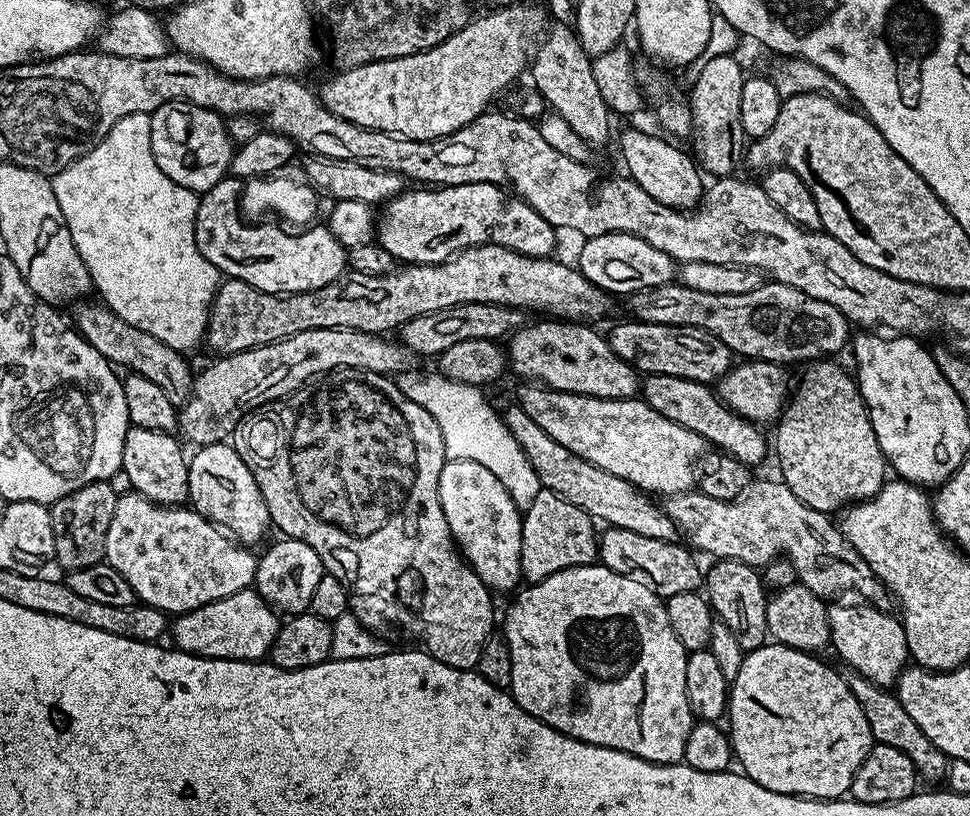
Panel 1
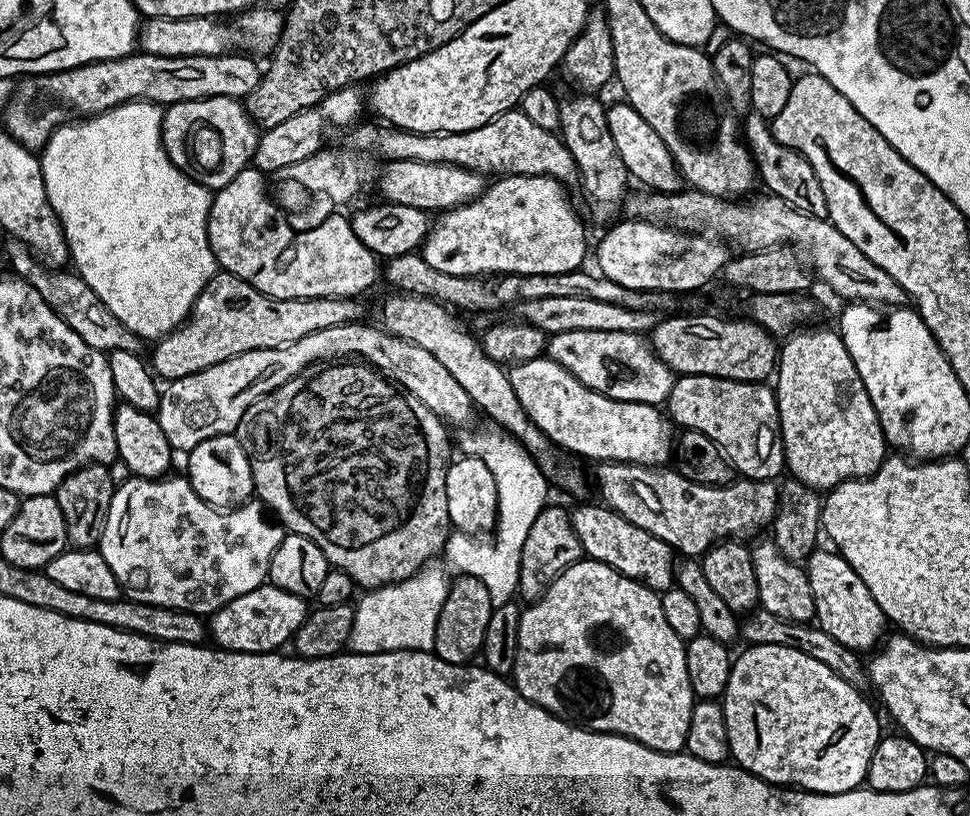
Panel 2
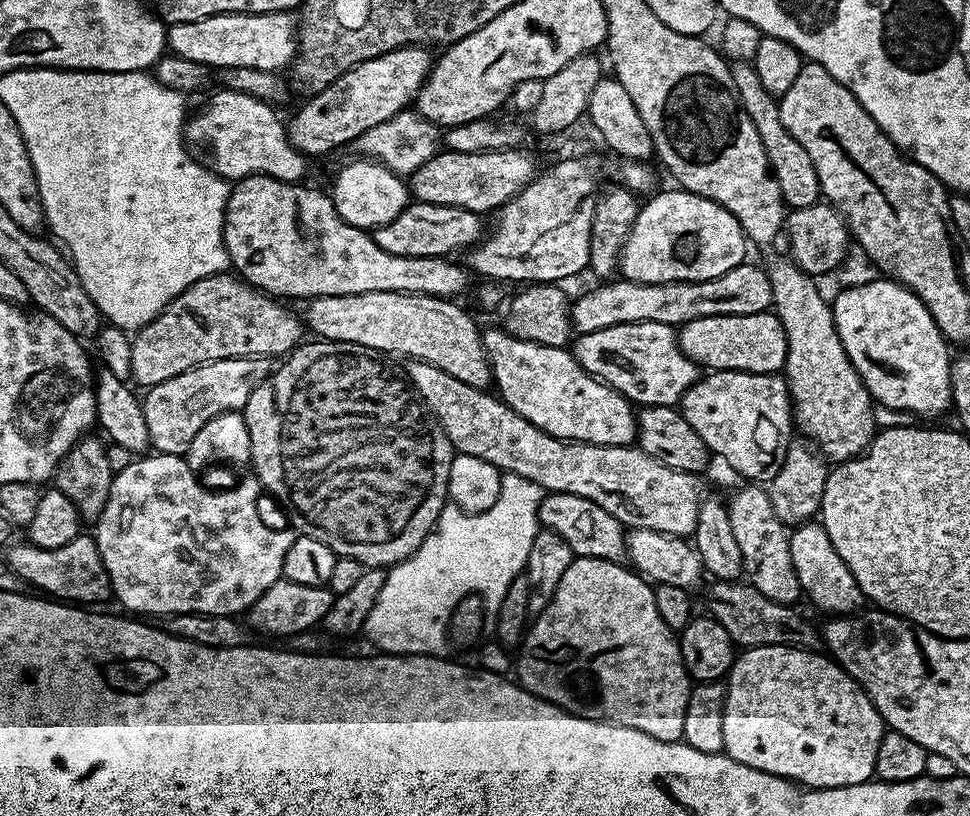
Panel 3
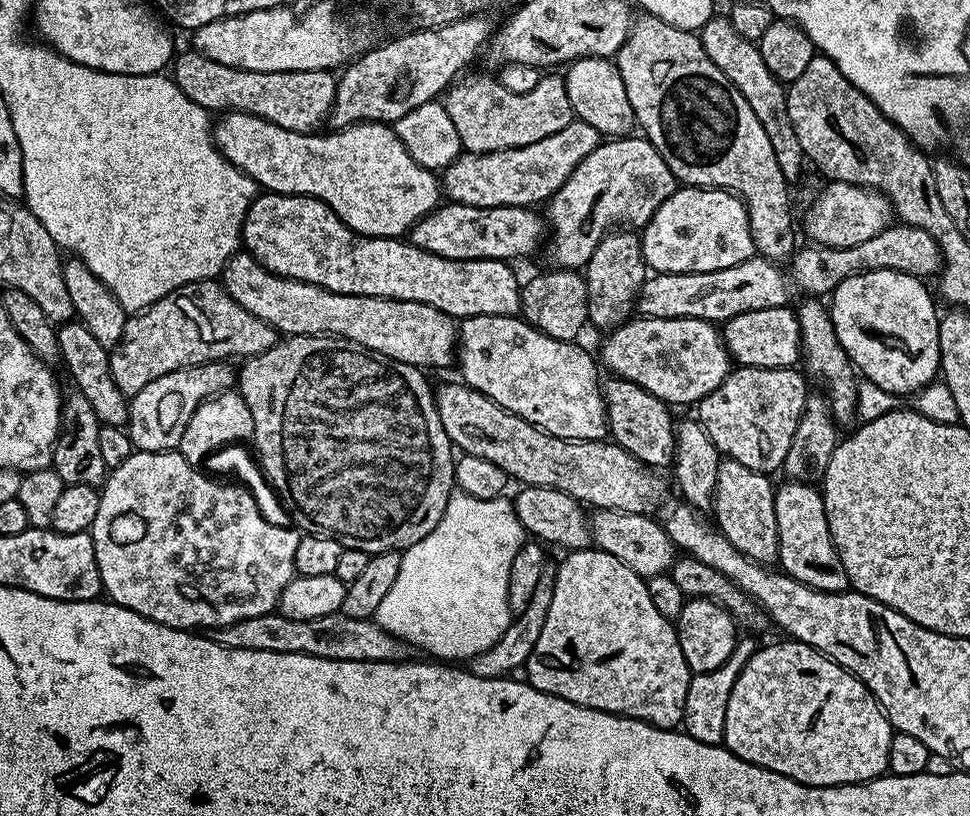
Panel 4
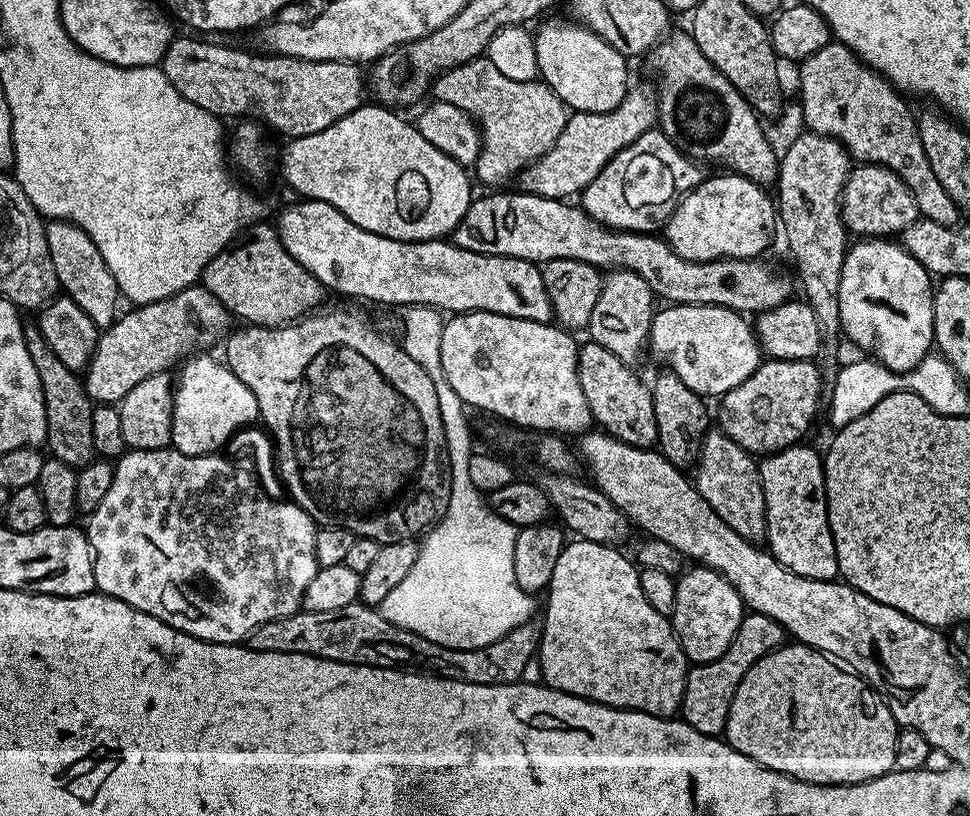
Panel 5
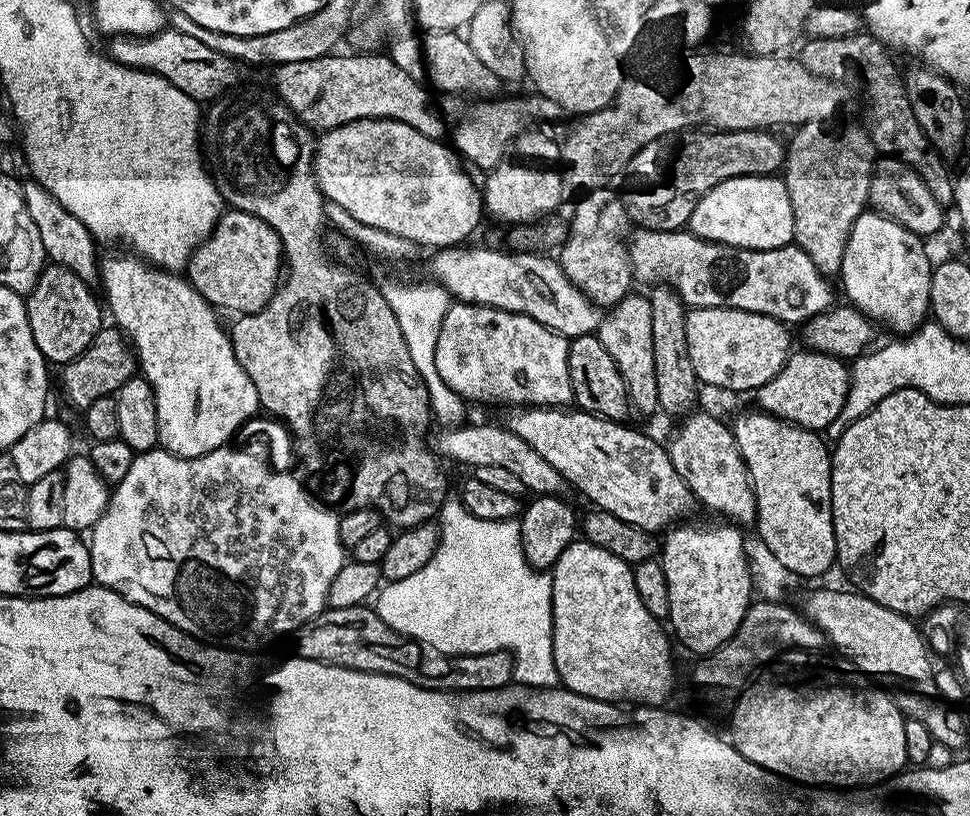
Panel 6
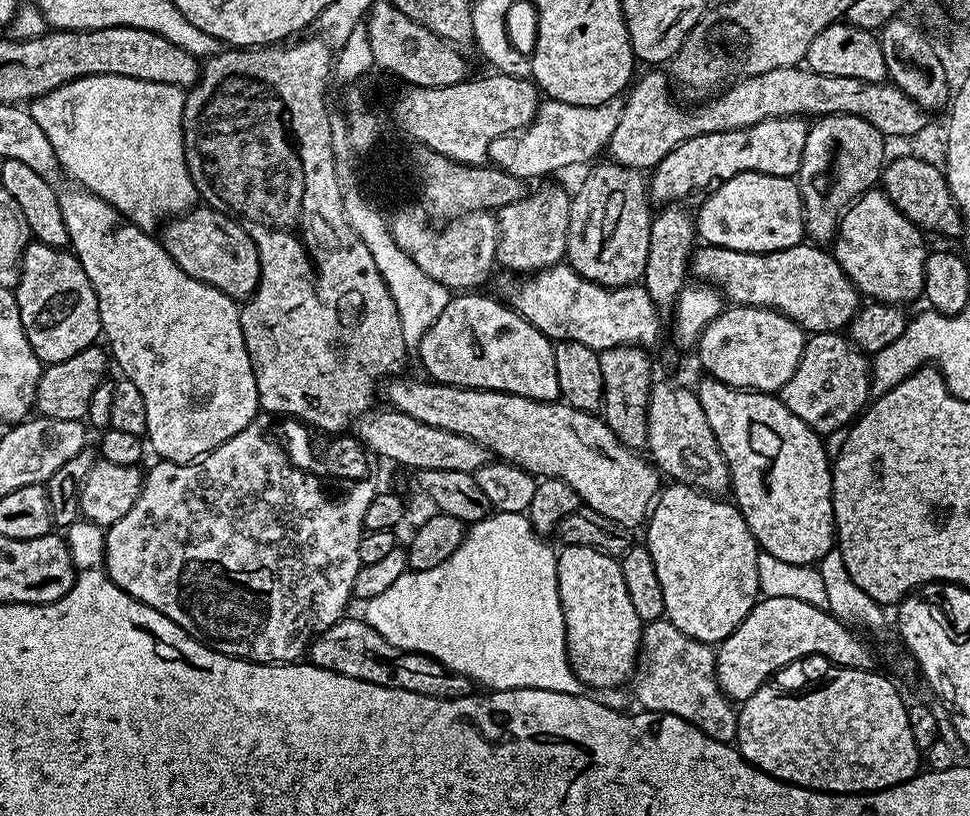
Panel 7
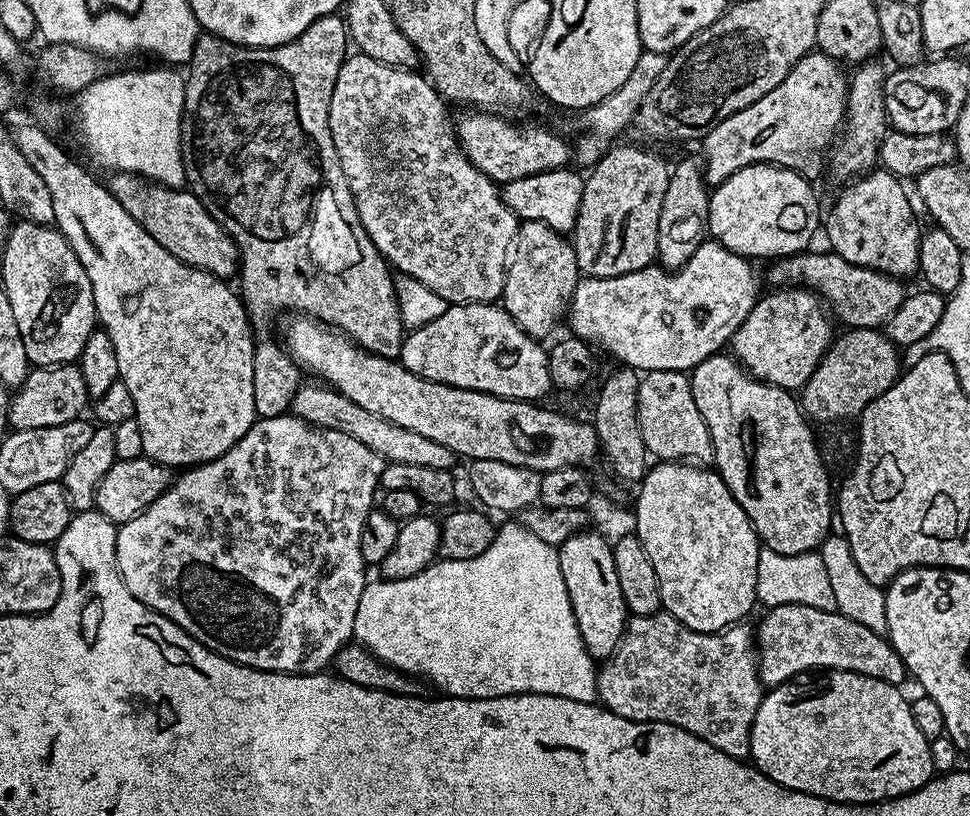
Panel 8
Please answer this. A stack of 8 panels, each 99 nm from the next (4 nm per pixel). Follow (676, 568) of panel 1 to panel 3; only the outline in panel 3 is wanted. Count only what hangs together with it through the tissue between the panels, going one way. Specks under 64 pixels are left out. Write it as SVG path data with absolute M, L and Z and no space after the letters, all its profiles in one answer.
M550 492L540 504L540 522L547 531L558 534L576 556L589 556L599 560L623 561L626 556L626 528L598 502L578 494Z

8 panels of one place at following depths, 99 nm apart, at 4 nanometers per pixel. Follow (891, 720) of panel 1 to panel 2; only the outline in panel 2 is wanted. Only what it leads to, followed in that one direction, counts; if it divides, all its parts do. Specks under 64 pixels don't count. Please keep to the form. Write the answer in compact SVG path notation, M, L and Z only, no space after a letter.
M757 607L743 617L740 625L740 636L743 639L748 639L749 645L790 646L790 650L802 650L802 654L810 654L810 658L822 662L822 666L830 666L830 670L834 670L834 674L838 674L838 678L842 678L847 684L857 688L859 692L867 693L869 691L868 669L861 653L854 648L842 646L842 642L830 638L830 634L826 634L826 630L822 630L815 623L790 622L770 614L762 607Z

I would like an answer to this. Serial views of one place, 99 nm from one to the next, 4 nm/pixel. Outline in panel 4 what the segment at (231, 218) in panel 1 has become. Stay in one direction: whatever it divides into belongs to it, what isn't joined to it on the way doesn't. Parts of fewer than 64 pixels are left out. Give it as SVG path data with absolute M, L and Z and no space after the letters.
M270 191L257 195L244 219L242 244L266 270L286 278L317 284L338 294L422 302L453 318L515 316L520 312L522 284L519 279L516 281L511 263L502 260L451 260L418 250L418 246L409 244L404 238L363 236L361 232L343 224L329 204L323 204L313 196L287 196Z

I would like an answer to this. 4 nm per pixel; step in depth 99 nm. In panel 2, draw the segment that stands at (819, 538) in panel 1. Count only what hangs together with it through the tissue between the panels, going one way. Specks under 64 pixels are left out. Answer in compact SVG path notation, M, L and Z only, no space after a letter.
M600 462L595 468L596 484L604 491L607 507L634 526L662 538L684 558L703 557L713 544L725 538L755 537L759 528L771 525L776 510L778 488L771 480L736 478L726 484L699 484L682 478L668 466Z

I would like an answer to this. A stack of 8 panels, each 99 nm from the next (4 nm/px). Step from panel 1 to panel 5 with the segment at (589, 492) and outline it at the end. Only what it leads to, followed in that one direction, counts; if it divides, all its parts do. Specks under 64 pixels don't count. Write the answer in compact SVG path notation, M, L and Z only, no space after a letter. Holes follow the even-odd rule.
M257 222L235 242L223 248L206 266L202 286L222 302L233 317L240 316L245 325L279 328L319 309L326 289L282 246L280 235L271 223ZM317 307L317 308L316 308Z

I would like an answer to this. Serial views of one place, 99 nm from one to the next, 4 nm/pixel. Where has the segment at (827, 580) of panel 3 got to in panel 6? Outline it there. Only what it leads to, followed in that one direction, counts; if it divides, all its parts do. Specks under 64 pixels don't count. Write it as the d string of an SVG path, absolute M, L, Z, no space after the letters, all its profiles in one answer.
M759 410L751 411L744 412L736 421L731 421L730 427L732 437L736 439L738 450L748 467L748 477L752 480L752 489L754 490L754 498L756 499L755 531L766 542L766 546L770 546L770 554L774 554L774 558L778 558L778 562L782 562L782 566L786 566L786 570L790 570L798 578L820 576L831 564L833 567L837 563L834 522L832 521L832 458L829 445L826 443L823 435L815 432L807 432L804 428L797 427L796 424L787 424L785 420L780 420L777 416L772 416L768 412L761 412Z

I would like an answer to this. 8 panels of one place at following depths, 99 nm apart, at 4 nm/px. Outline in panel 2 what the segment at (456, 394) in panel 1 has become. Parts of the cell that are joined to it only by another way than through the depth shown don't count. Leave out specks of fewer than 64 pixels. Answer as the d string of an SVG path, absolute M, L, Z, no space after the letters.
M488 428L462 433L460 448L464 456L478 457L491 472L496 474L498 490L494 529L496 544L476 542L475 535L453 531L444 544L442 560L453 568L453 573L477 576L483 580L493 605L498 605L509 603L517 595L520 586L518 570L522 558L522 542L526 542L526 534L530 534L530 526L534 526L534 518L538 518L540 511L549 503L550 481L520 443L503 431Z

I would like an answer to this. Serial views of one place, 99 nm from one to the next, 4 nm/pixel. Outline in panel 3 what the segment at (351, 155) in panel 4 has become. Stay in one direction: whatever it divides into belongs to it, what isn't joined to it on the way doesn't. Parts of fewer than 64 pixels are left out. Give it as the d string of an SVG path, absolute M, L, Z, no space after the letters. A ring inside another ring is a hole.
M219 91L201 106L200 112L194 113L193 116L191 113L187 117L184 142L188 145L188 151L210 171L229 182L244 180L247 176L262 175L278 178L287 184L303 181L304 171L307 170L309 161L304 153L290 142L285 121L283 119L280 121L280 116L276 113L279 111L273 105L262 102L245 92ZM367 158L355 159L341 166L336 181L330 187L338 214L350 226L365 230L375 230L394 222L394 218L398 218L410 203L409 185L385 164Z

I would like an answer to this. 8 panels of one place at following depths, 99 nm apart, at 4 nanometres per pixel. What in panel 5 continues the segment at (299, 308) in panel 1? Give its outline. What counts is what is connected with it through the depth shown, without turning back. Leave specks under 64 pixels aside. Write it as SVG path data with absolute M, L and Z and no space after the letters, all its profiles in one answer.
M203 286L184 288L170 298L131 310L133 312L125 311L116 323L99 333L96 352L83 373L84 388L96 404L119 405L124 396L142 382L142 378L167 373L172 370L168 368L175 369L201 350L211 349L208 348L211 344L219 345L234 324L232 313L227 312L222 302Z

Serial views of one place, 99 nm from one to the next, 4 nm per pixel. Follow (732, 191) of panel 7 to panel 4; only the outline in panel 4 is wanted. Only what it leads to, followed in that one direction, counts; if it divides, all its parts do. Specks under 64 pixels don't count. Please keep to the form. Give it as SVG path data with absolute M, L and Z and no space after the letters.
M680 186L674 194L670 194L670 198L666 198L666 202L662 202L662 206L658 206L658 210L654 210L654 214L650 218L650 222L643 225L642 235L640 236L640 245L642 246L642 254L644 255L644 263L648 265L653 273L673 272L674 274L682 274L683 272L709 272L710 270L726 270L726 266L738 266L738 262L746 262L754 254L752 247L752 234L750 232L750 218L743 200L736 195L735 192L729 192L726 188L693 188L691 186Z

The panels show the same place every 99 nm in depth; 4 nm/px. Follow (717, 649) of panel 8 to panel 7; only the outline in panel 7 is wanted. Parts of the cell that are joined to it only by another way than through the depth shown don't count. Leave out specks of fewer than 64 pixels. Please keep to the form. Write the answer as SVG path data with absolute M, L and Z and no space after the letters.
M666 618L644 624L642 667L635 677L635 684L641 709L674 714L723 744L735 741L738 712L733 701L716 684L716 652L713 645L682 634L682 630L675 628Z

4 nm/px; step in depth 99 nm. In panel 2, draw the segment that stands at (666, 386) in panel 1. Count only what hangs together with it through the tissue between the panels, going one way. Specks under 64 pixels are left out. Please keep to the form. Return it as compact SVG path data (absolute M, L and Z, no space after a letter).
M677 375L672 381L672 389L666 401L666 412L673 425L681 424L679 426L681 429L706 434L706 438L710 438L710 442L720 447L720 451L733 469L745 480L775 481L776 475L785 471L784 443L780 437L776 393L767 383L747 384L741 380L727 380L713 376Z

